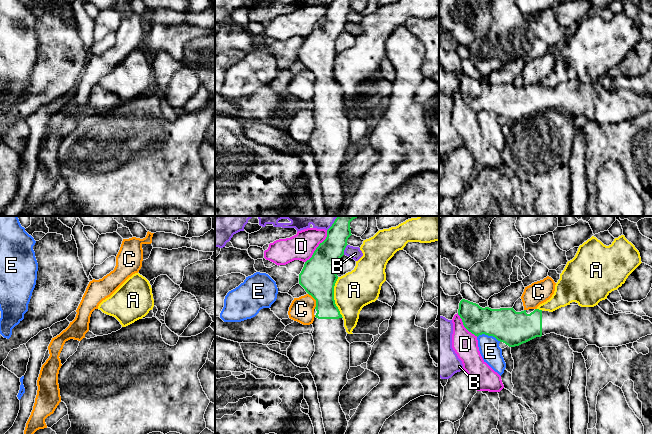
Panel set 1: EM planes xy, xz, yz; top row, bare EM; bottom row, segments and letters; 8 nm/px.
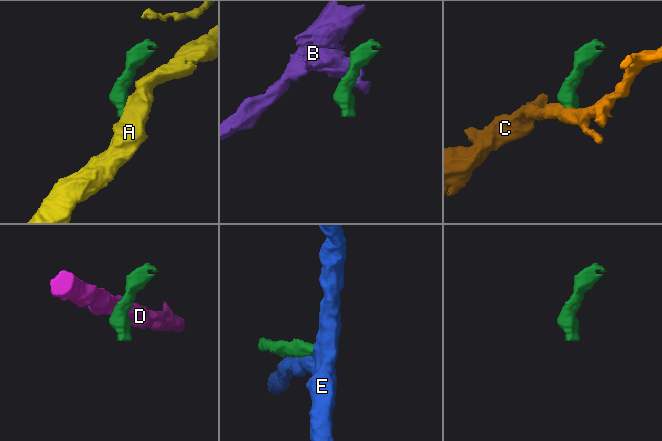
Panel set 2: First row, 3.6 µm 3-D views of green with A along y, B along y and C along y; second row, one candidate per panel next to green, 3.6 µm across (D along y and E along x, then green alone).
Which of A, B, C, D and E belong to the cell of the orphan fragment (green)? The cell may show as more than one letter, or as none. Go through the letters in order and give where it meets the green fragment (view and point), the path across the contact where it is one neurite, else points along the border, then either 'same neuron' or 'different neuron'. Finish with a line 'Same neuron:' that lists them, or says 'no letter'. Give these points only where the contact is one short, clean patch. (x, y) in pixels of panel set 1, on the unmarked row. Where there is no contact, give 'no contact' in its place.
A: meets green in xz at (333, 73); border along xz (337, 53), (334, 59), (334, 79), (343, 93); different neuron
B: meets green in xz at (344, 25); different neuron
C: meets green in xz at (316, 77); border along xz (308, 69), (315, 76), (315, 84); different neuron
D: meets green in xz at (318, 22); border along xz (327, 6), (327, 12), (305, 38); different neuron
E: meets green in yz at (489, 111); border along yz (477, 112), (482, 110), (492, 111), (500, 117); different neuron
Same neuron: no letter

